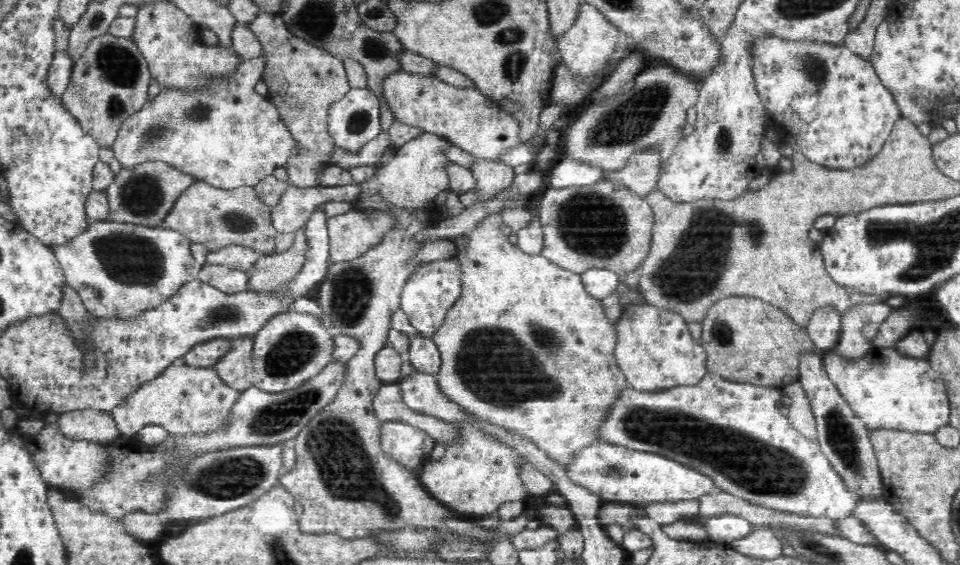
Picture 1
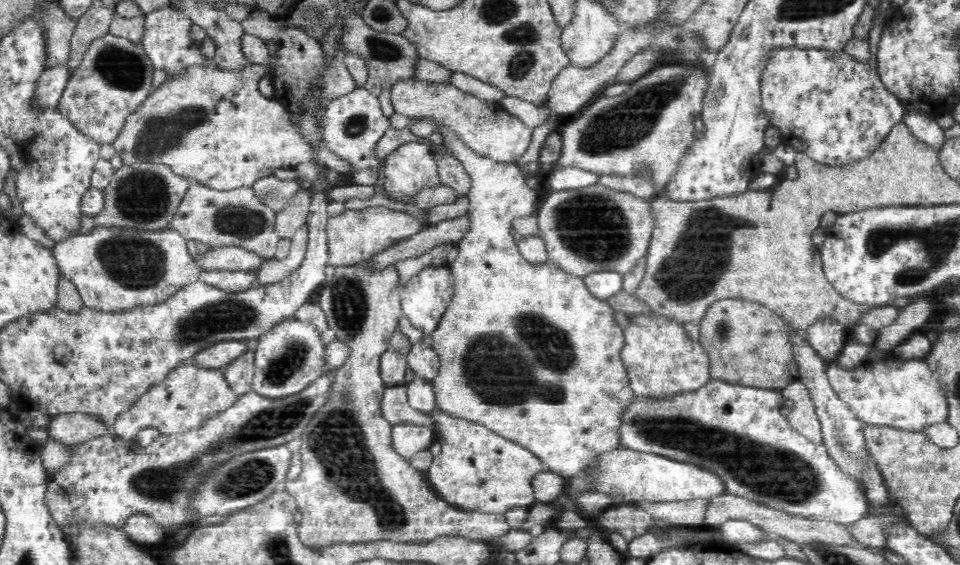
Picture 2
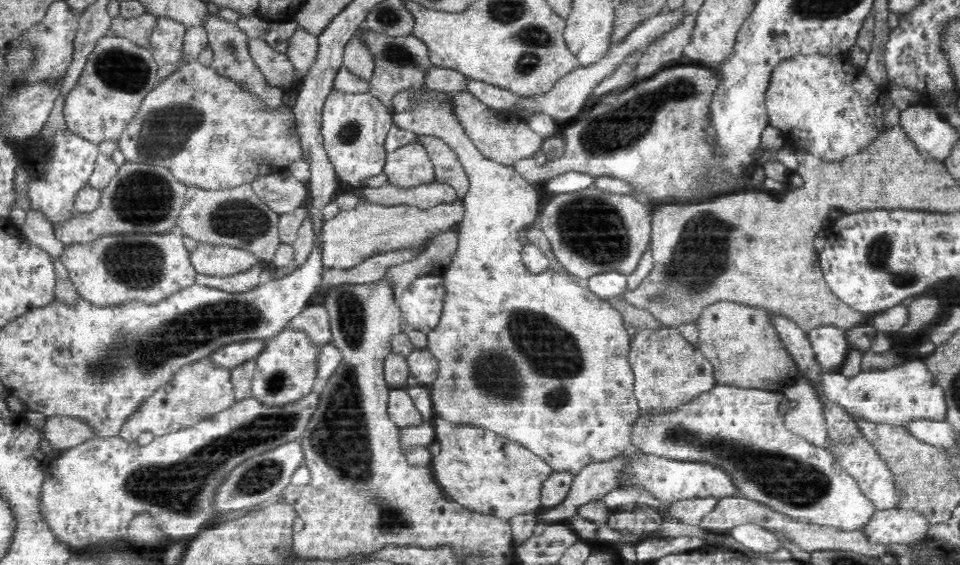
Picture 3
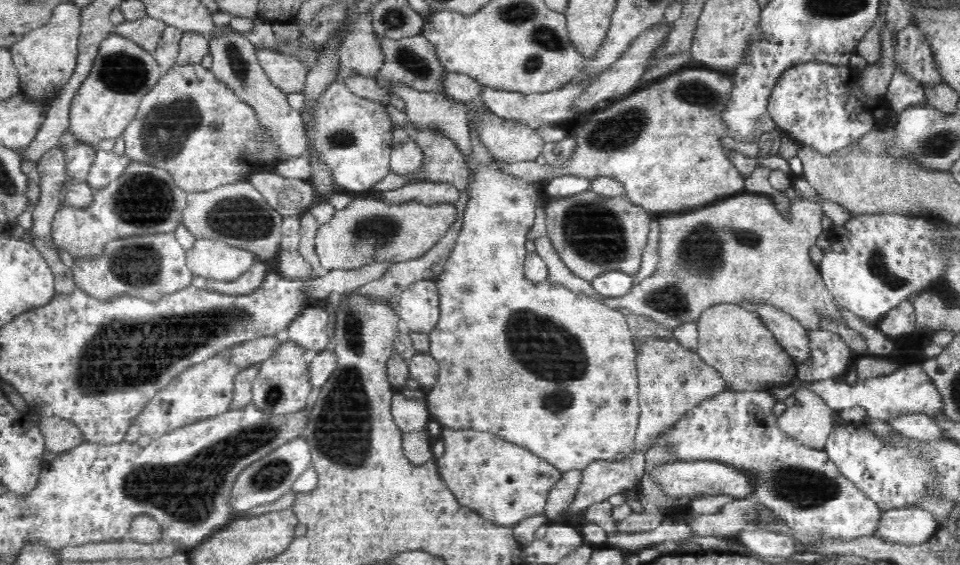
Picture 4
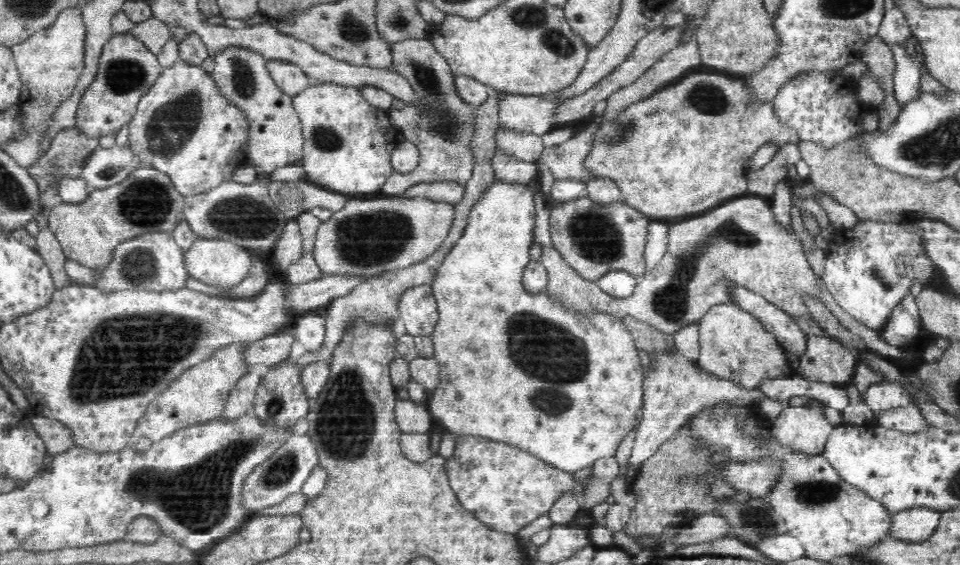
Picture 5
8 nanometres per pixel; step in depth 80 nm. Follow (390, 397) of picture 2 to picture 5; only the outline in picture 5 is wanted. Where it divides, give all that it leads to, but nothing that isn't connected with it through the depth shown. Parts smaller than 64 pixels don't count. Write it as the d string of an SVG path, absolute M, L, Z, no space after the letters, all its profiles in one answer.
M397 398L394 417L402 433L431 434L432 418L429 410L422 403Z

